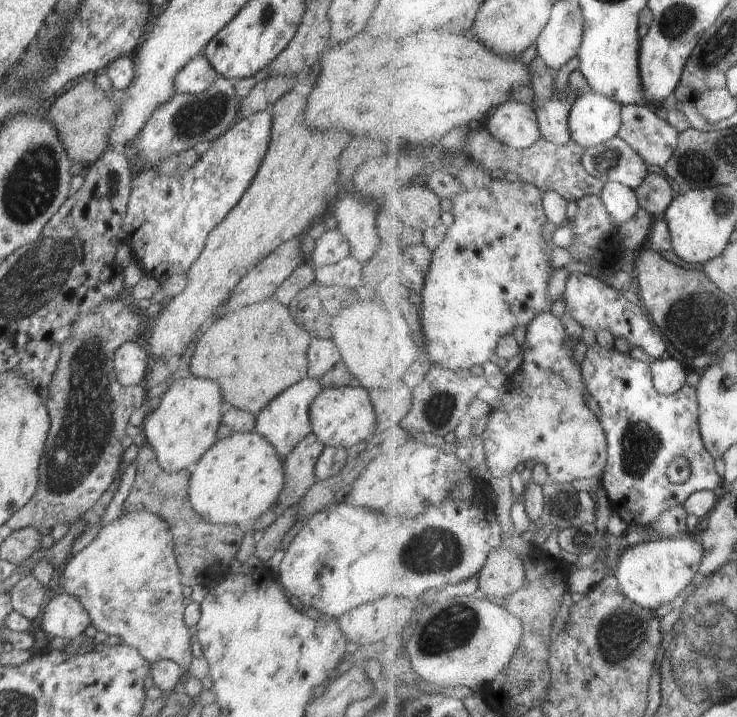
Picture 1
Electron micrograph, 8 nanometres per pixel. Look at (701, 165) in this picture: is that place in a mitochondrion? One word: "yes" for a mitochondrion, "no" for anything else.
yes

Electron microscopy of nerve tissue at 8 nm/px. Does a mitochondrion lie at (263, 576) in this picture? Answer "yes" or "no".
no

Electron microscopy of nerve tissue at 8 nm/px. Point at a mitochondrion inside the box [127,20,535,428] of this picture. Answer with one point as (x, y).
(195, 119)

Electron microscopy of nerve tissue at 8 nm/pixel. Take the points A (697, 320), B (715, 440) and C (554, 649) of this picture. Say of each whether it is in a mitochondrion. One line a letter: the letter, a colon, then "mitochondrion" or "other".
A: mitochondrion
B: other
C: other

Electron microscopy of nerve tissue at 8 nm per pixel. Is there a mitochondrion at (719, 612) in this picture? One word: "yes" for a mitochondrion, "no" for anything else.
yes

